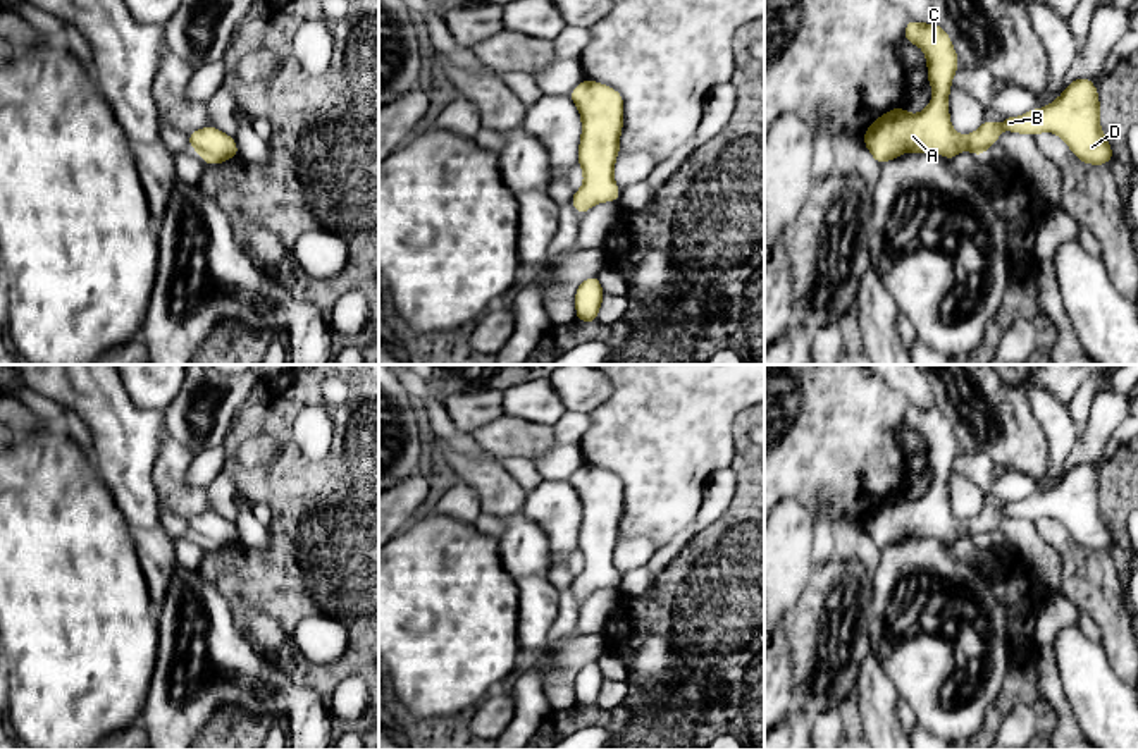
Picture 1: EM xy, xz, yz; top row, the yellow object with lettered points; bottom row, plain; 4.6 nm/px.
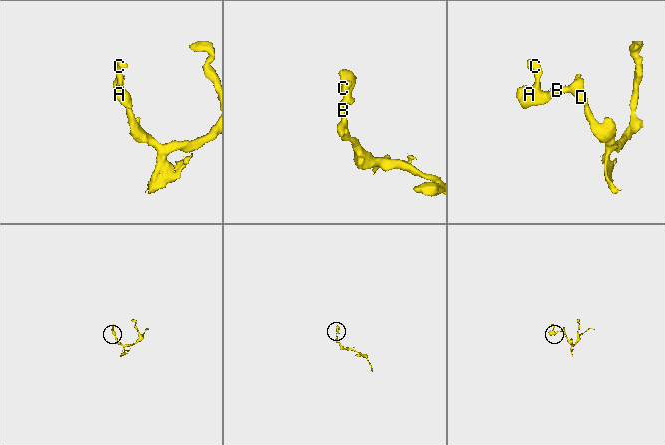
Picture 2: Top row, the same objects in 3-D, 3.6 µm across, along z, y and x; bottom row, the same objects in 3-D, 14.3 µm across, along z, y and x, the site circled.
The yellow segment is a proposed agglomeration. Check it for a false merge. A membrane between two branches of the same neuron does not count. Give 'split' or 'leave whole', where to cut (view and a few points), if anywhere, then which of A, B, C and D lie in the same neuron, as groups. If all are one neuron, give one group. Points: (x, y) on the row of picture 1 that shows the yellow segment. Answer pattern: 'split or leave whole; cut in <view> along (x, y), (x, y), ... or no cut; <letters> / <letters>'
leave whole; no cut; A B C D

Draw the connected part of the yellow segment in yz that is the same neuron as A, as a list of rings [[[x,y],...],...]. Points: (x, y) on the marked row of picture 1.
[[[909,19],[904,40],[925,50],[933,98],[921,114],[912,115],[899,107],[866,129],[864,144],[880,165],[906,151],[933,151],[954,160],[961,150],[969,150],[981,157],[1004,129],[1031,136],[1055,132],[1081,162],[1112,162],[1110,144],[1098,122],[1100,103],[1093,81],[1078,77],[1045,108],[1033,108],[1023,117],[1005,117],[1000,126],[985,120],[973,134],[959,136],[949,119],[949,91],[959,65],[949,34],[940,24]]]

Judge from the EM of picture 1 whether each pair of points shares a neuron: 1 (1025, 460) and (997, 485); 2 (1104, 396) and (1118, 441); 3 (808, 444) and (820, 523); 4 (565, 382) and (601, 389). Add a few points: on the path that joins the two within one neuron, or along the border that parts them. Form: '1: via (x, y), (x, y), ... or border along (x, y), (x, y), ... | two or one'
1: border along (1009, 468), (1037, 480) | two
2: border along (1119, 424), (1094, 465) | two
3: border along (823, 506), (828, 516), (834, 549) | two
4: via (574, 382), (582, 387), (593, 387) | one

